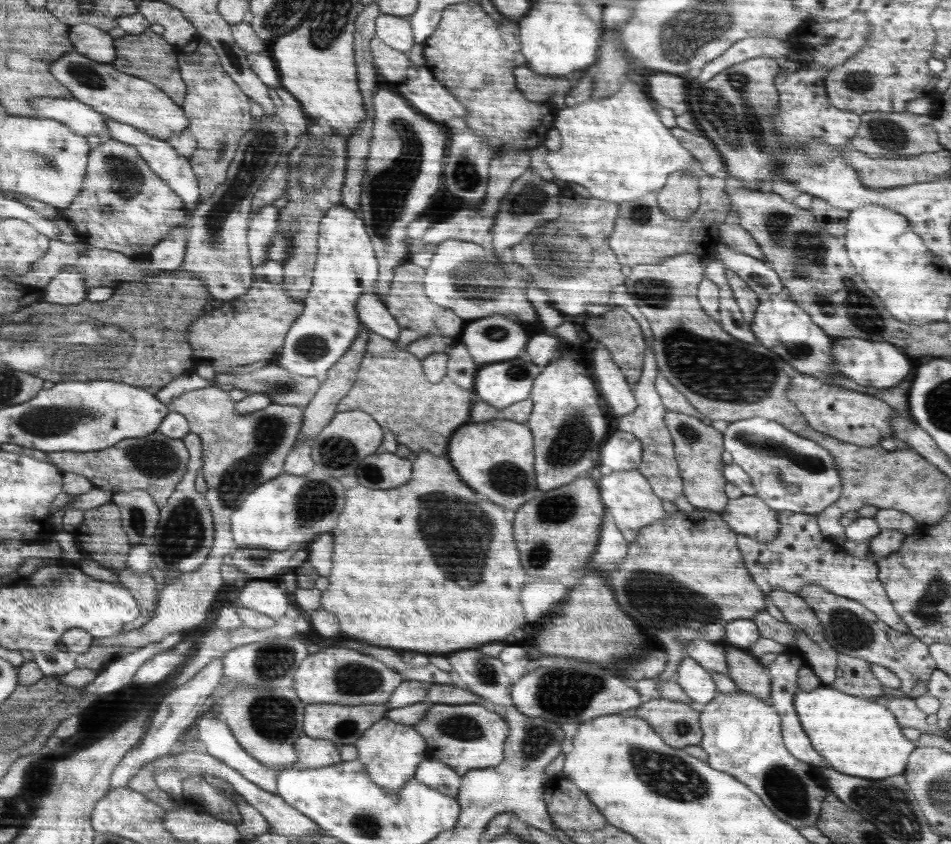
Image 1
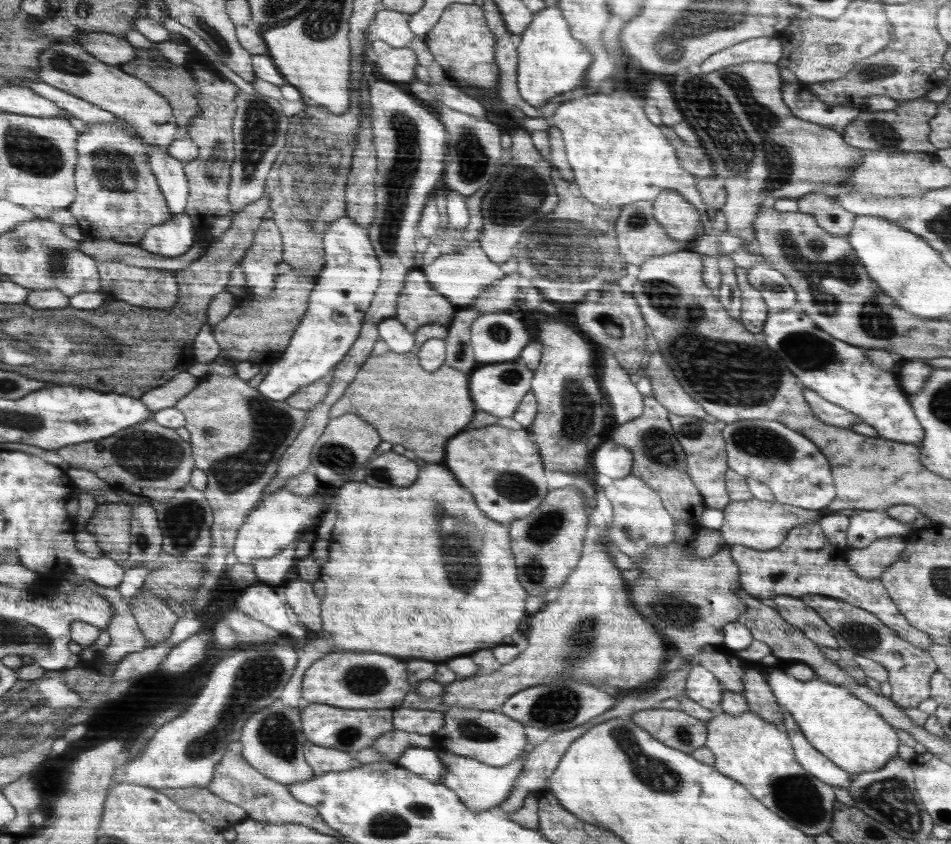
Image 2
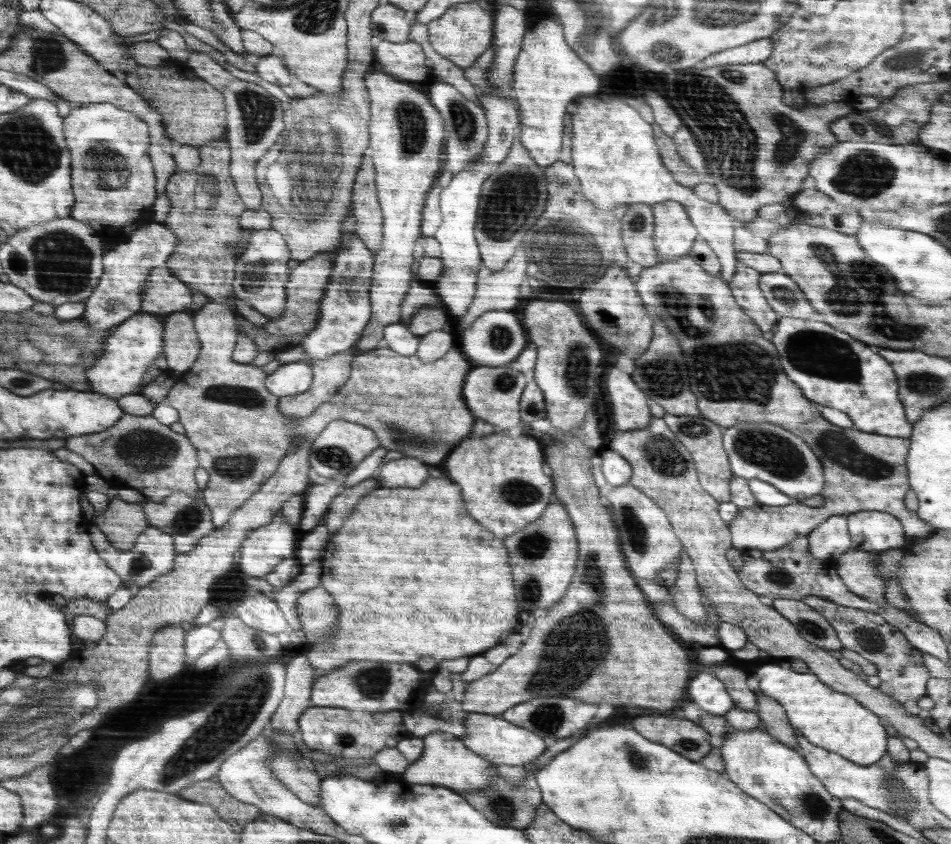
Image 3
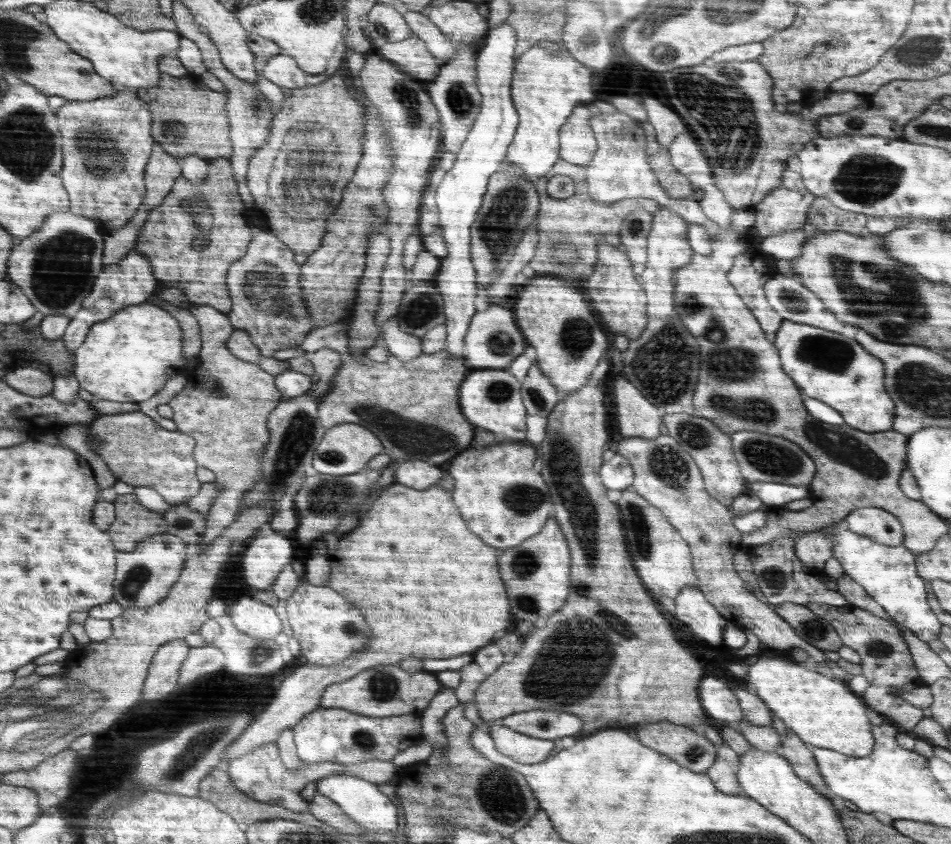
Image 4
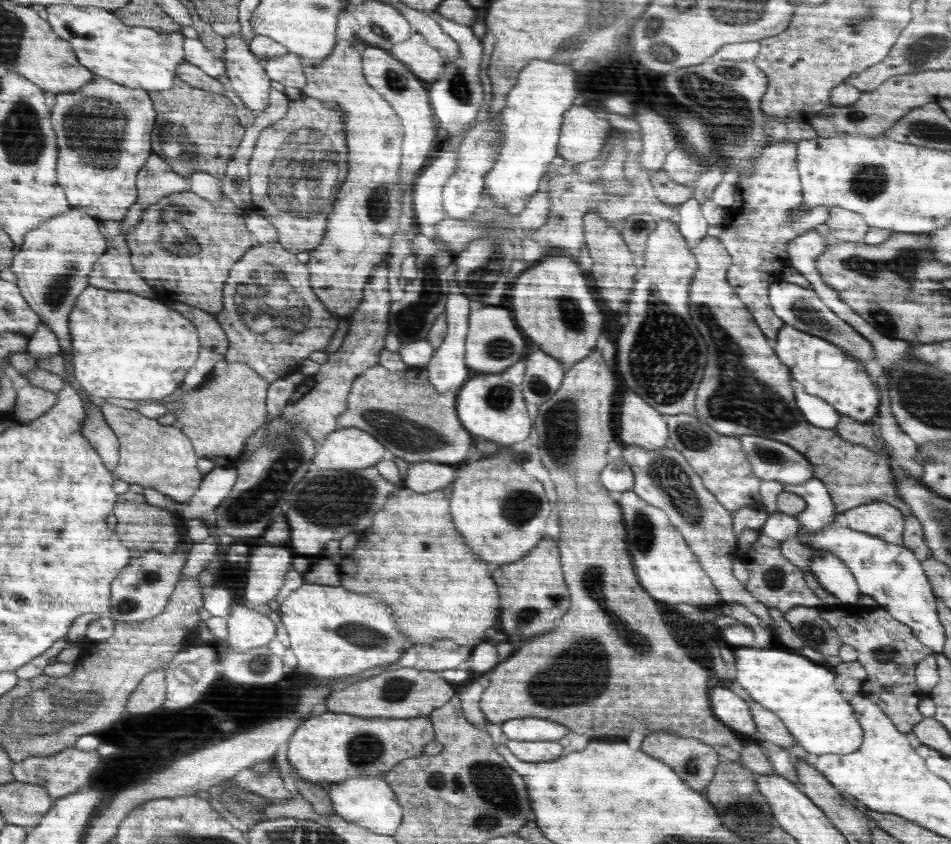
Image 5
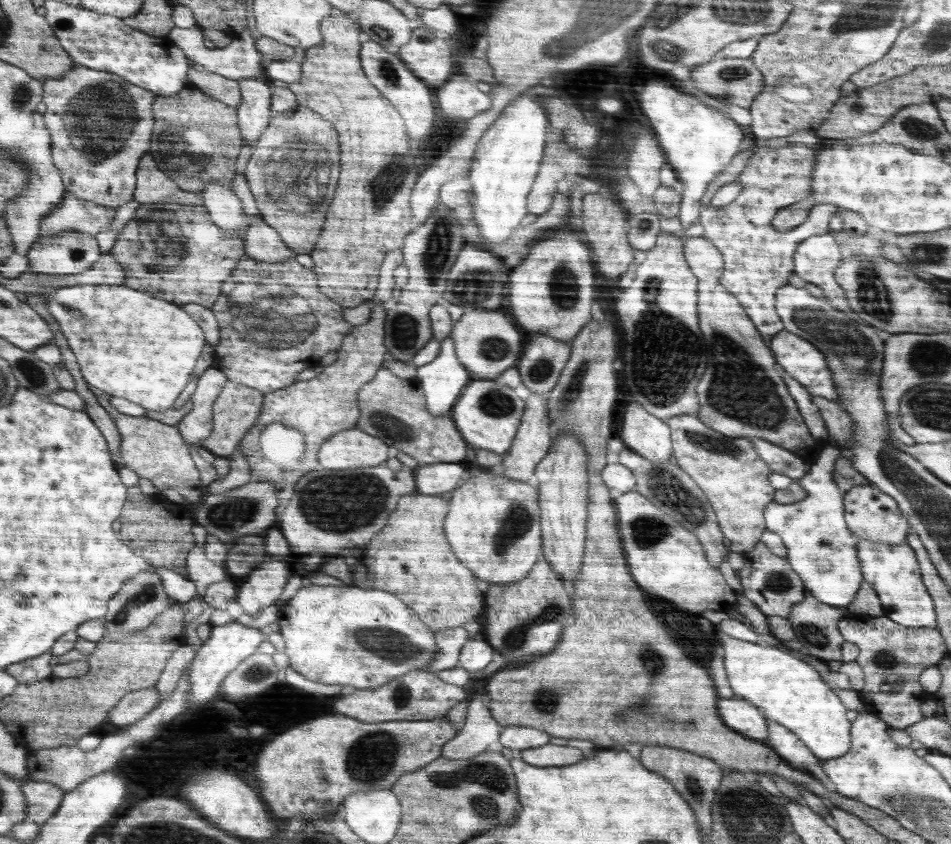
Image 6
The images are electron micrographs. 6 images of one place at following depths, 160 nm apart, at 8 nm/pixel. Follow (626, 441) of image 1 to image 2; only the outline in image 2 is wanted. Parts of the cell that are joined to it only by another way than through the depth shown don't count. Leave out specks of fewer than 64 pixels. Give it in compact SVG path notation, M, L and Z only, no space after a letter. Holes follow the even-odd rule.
M611 438L601 442L595 449L594 468L604 481L622 479L631 474L633 452Z

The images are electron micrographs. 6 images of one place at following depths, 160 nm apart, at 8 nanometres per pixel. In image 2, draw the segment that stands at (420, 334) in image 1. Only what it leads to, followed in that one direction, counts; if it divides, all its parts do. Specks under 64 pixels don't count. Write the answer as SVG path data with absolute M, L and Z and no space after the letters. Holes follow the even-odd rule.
M420 270L410 272L406 292L402 292L402 300L397 299L397 315L394 318L402 322L410 334L427 324L448 326L456 316L454 306L428 282Z

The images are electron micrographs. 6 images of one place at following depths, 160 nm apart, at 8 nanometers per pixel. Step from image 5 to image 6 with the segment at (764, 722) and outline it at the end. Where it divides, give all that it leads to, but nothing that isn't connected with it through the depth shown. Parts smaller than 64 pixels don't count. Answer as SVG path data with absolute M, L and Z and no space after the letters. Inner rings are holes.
M767 719L769 737L766 744L772 747L790 765L805 771L809 766L822 765L820 760L791 730Z

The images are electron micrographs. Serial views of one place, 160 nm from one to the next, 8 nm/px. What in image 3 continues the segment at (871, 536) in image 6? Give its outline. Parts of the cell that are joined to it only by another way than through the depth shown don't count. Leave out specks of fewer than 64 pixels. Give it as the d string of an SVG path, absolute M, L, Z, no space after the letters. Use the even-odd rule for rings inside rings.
M860 511L847 515L852 550L885 551L902 548L907 537L901 521L880 511Z

